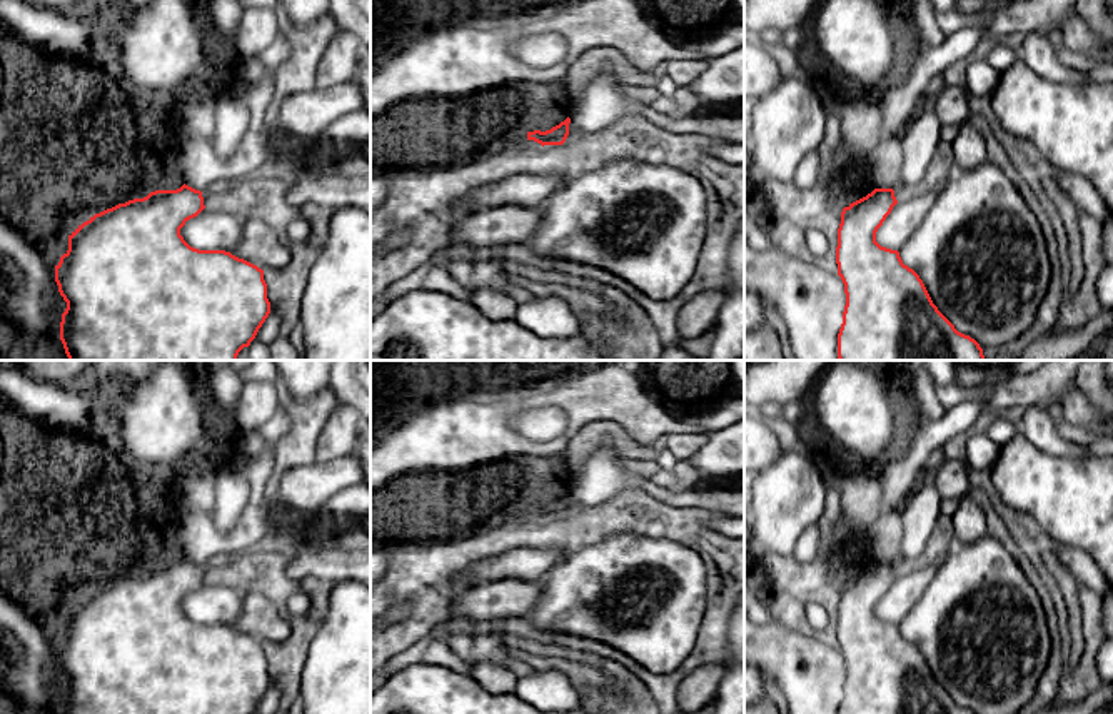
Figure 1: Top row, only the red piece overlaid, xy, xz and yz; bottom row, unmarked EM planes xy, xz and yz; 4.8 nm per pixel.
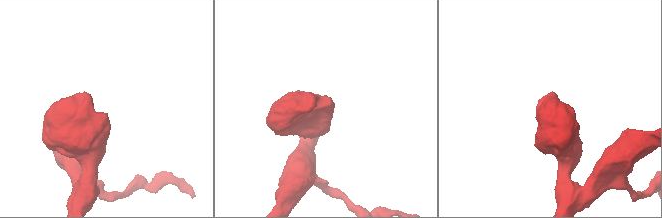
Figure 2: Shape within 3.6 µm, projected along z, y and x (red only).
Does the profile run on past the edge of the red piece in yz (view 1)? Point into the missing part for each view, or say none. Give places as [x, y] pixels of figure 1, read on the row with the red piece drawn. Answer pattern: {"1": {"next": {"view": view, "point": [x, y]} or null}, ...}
{"1": {"next": null}}

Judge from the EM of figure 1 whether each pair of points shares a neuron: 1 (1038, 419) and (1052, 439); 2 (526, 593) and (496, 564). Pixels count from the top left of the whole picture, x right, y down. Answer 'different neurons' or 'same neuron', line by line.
1: same neuron
2: different neurons

